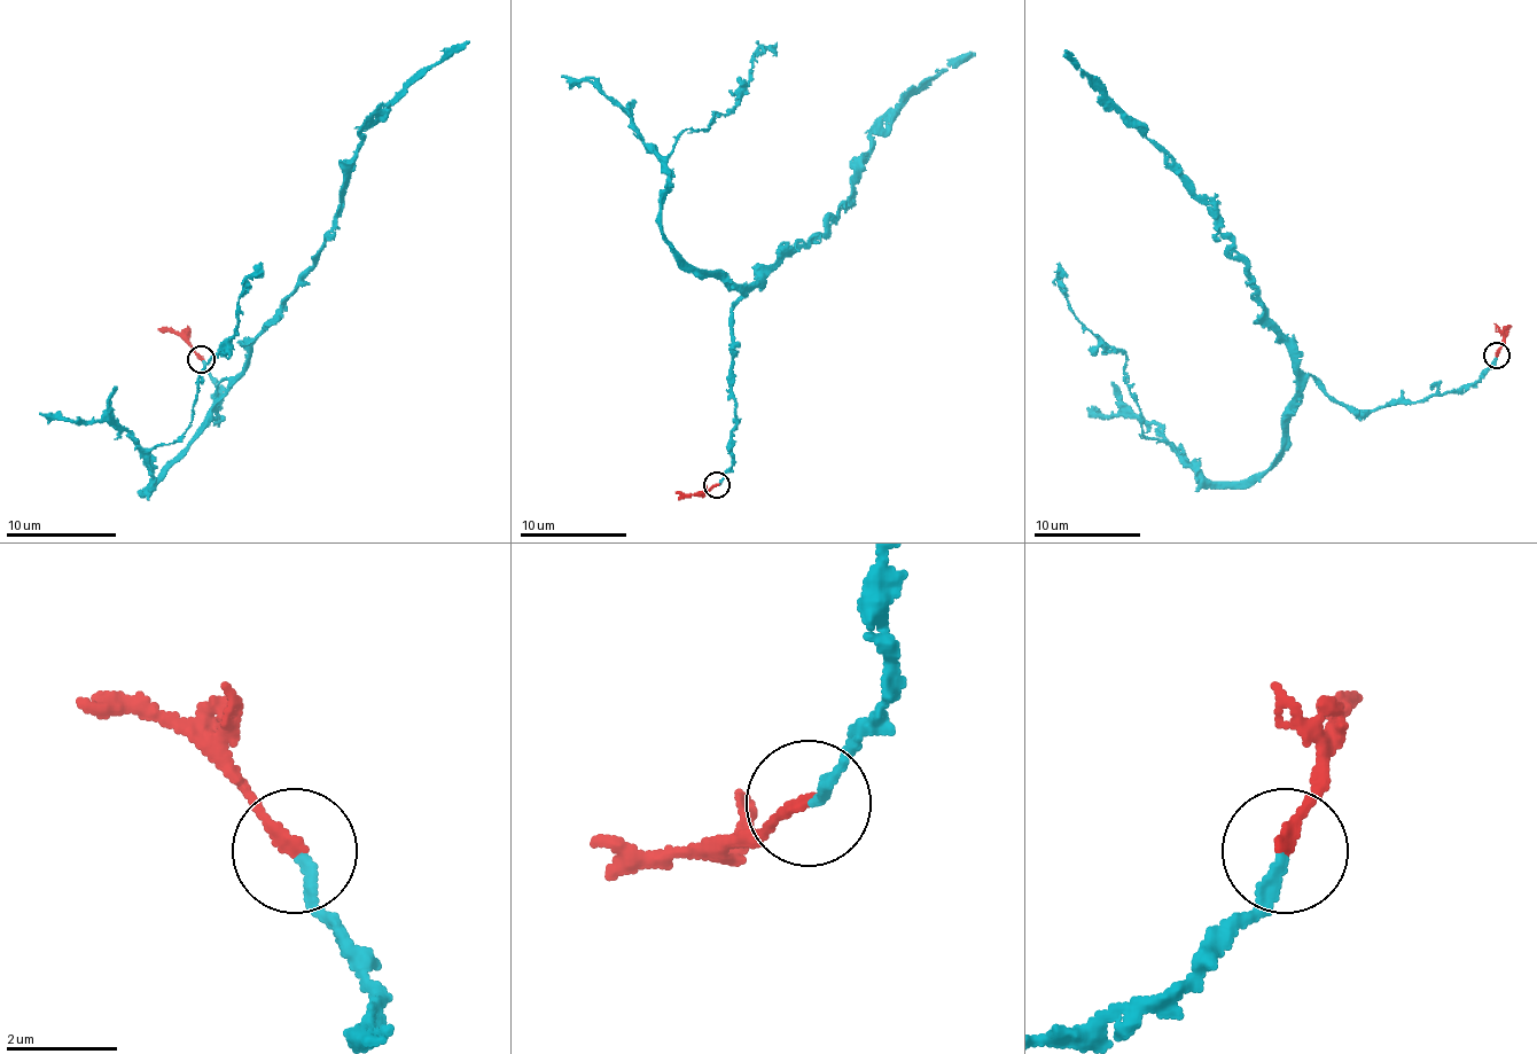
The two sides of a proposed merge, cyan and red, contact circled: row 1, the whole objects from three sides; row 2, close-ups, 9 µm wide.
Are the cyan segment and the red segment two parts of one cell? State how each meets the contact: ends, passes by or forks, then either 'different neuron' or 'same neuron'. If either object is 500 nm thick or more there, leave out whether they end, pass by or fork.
cyan ends there; red ends there; same neuron

